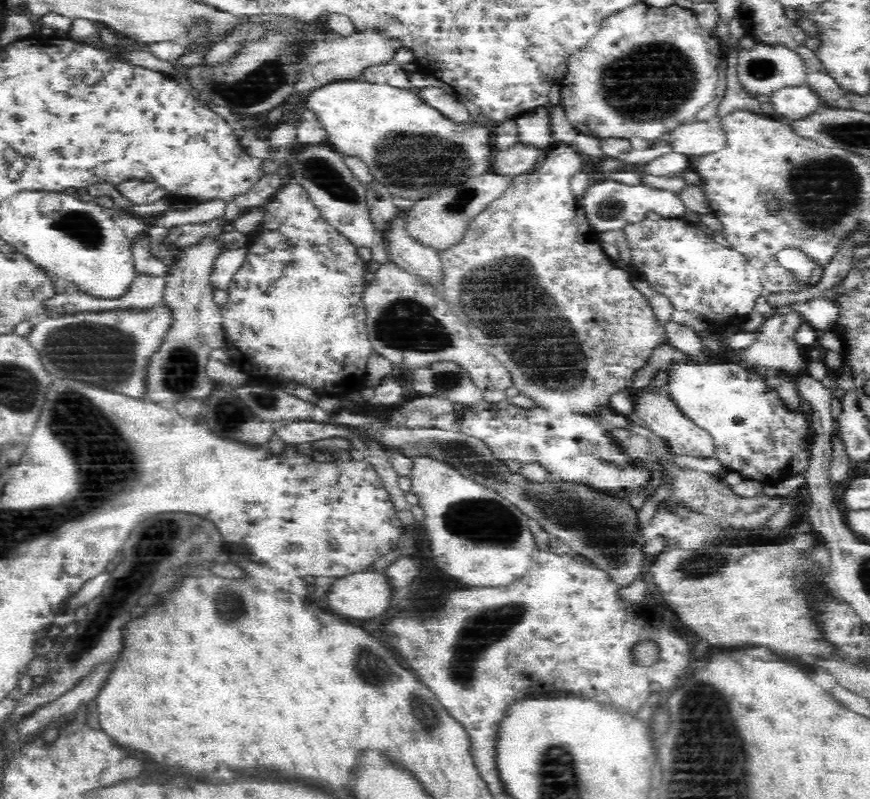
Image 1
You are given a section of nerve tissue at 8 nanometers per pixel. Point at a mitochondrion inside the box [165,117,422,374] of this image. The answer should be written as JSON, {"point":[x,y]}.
{"point":[320,171]}

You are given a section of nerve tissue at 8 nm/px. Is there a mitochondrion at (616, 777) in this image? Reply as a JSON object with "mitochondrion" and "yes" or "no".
{"mitochondrion":"no"}

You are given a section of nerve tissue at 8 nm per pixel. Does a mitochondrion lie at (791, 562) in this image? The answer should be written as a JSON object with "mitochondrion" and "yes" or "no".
{"mitochondrion":"no"}

